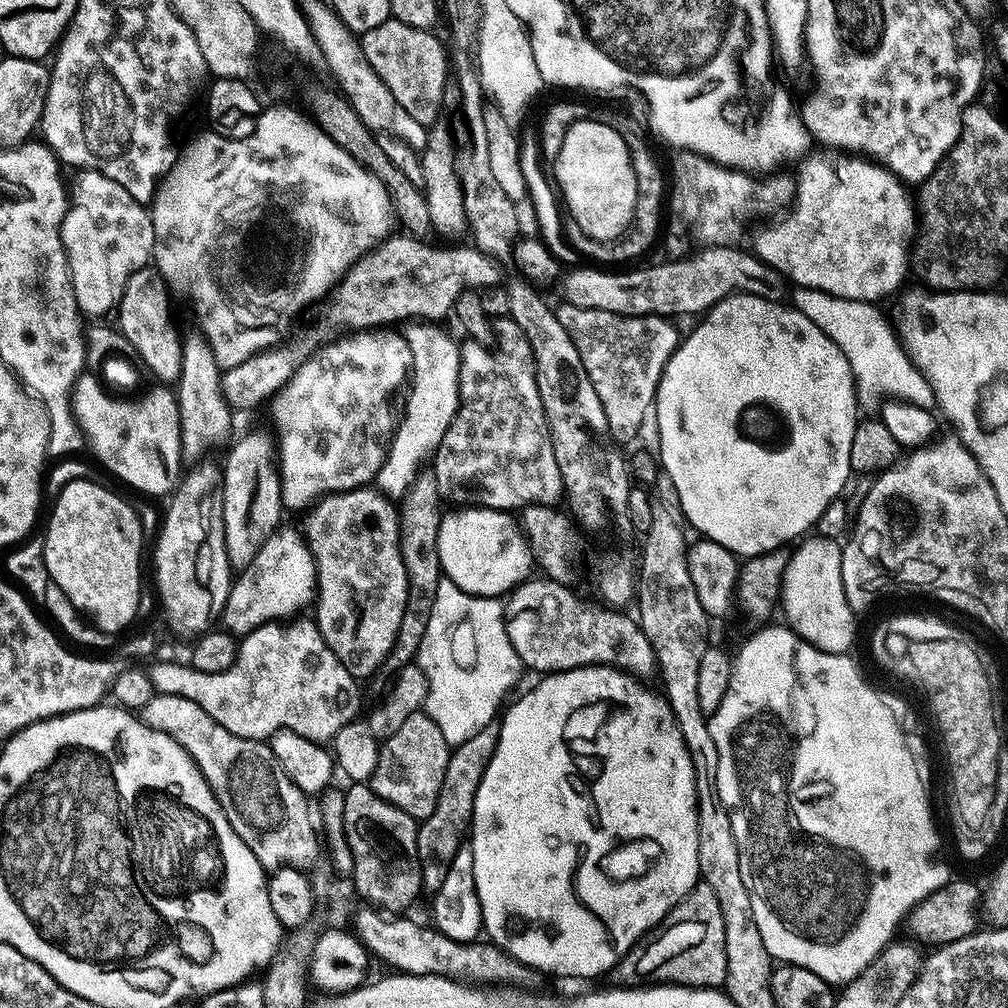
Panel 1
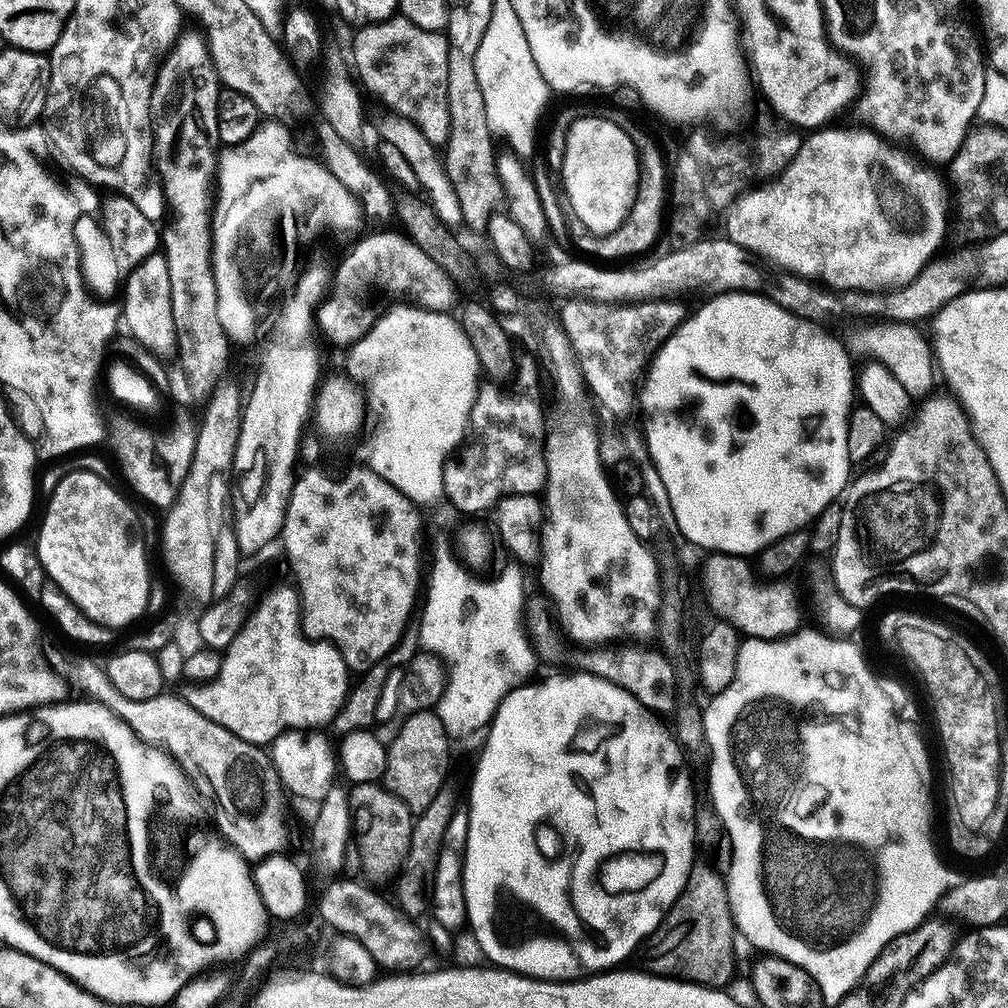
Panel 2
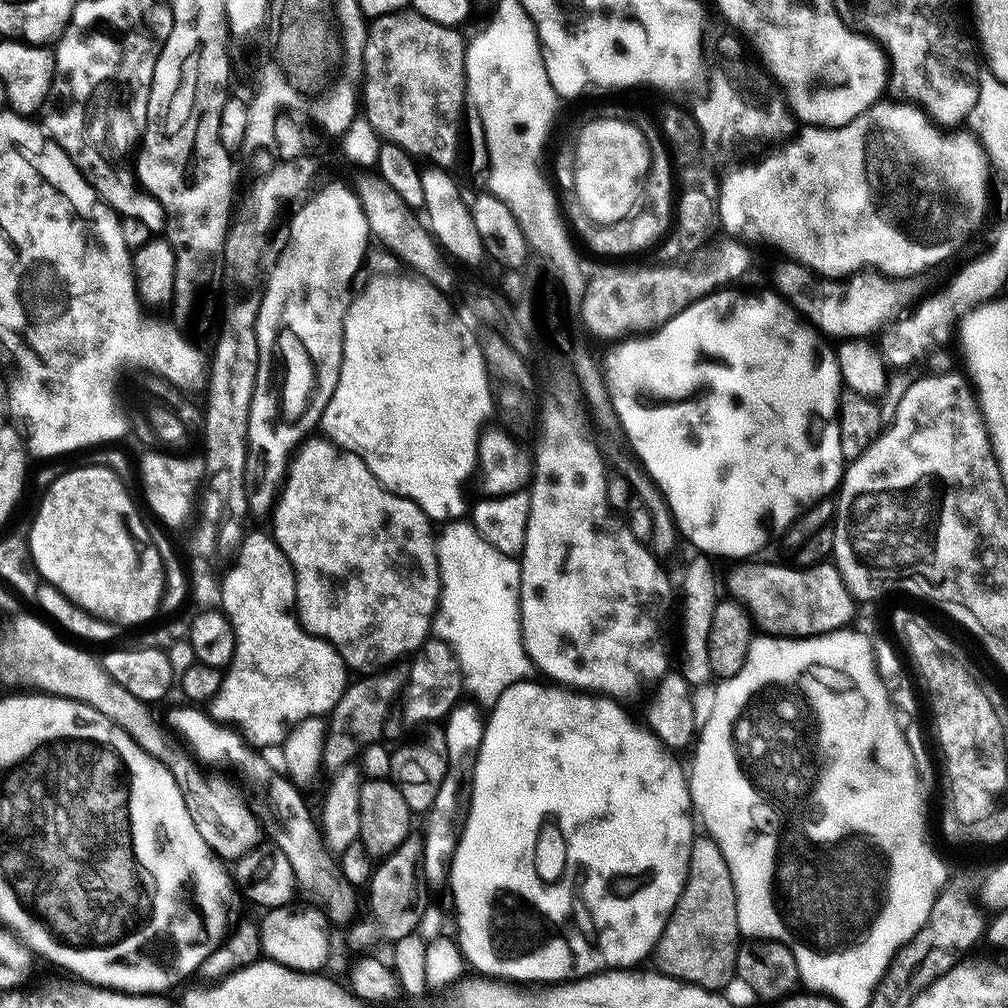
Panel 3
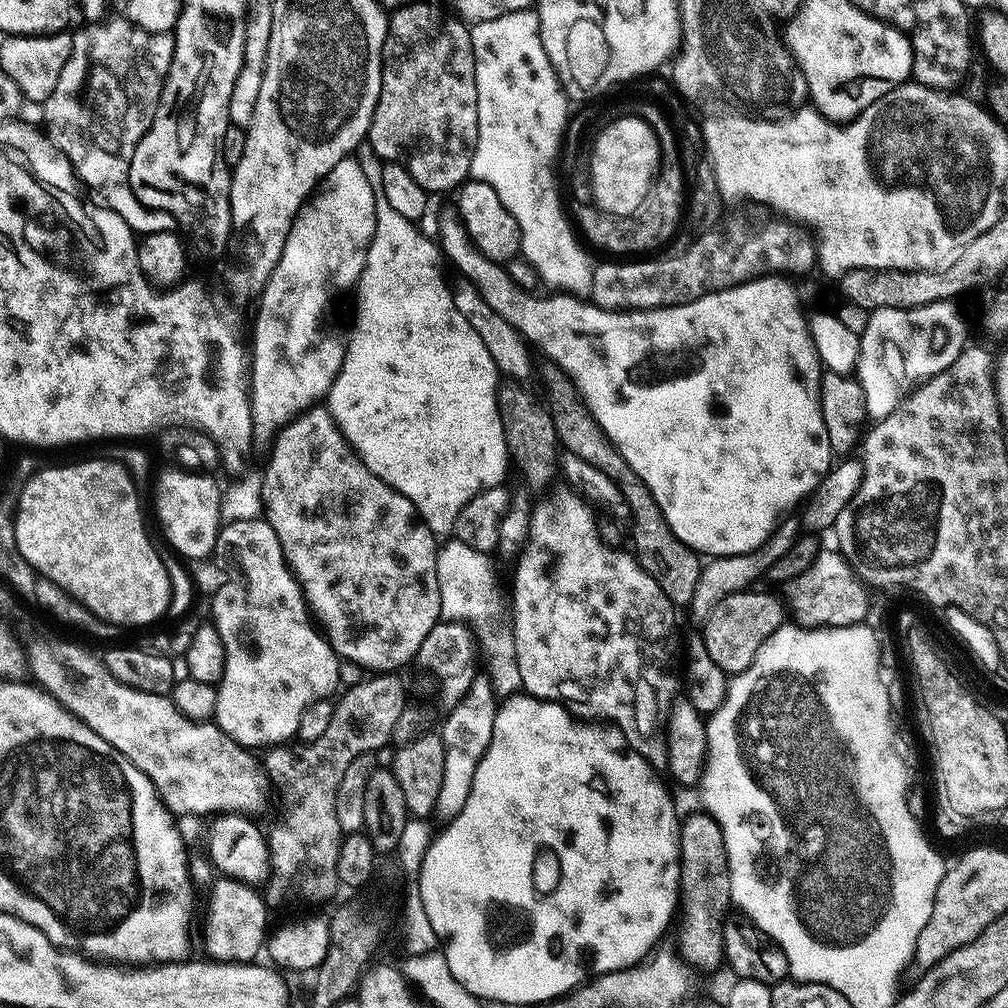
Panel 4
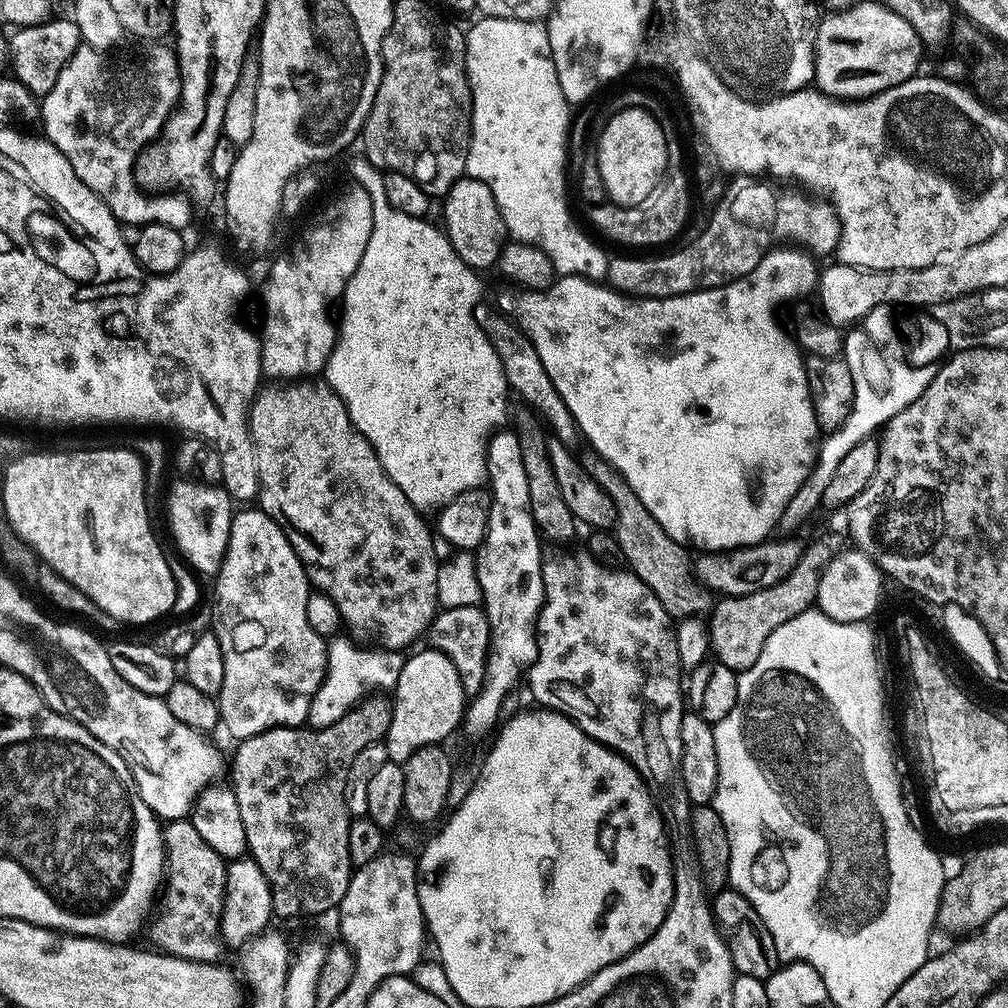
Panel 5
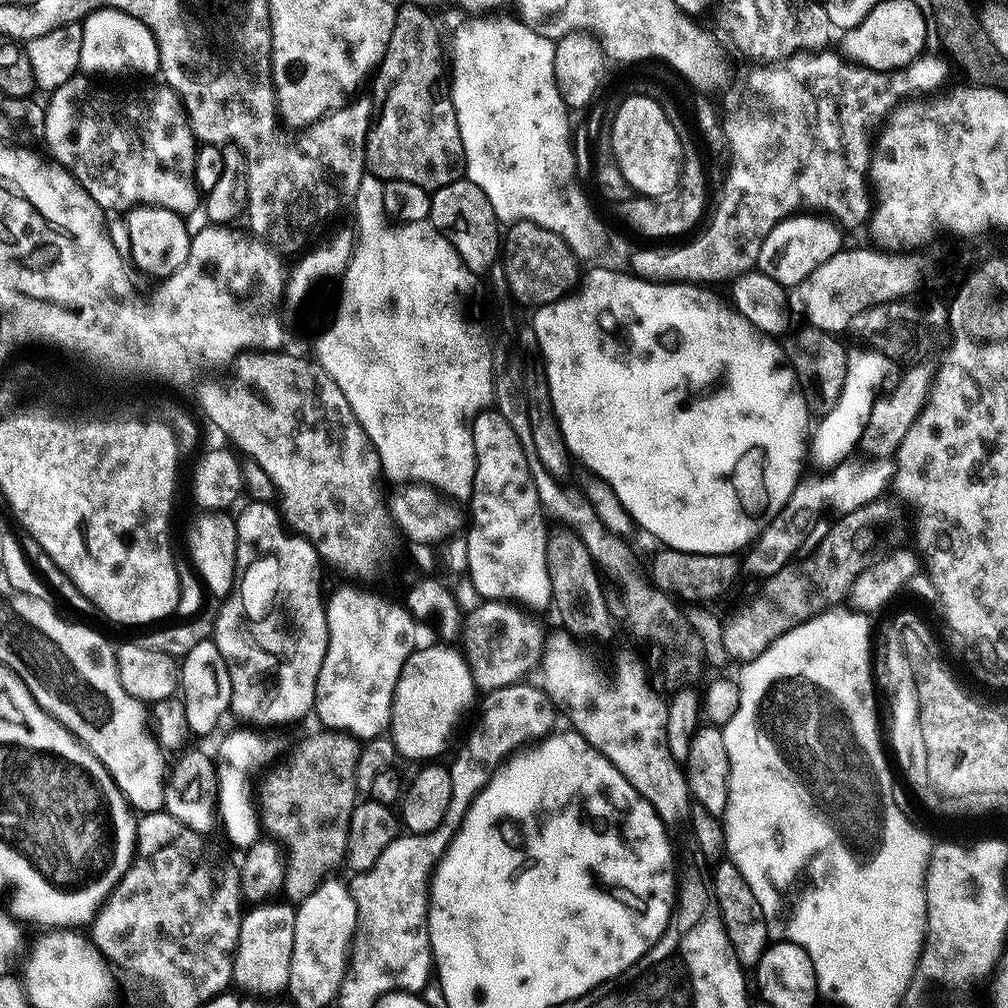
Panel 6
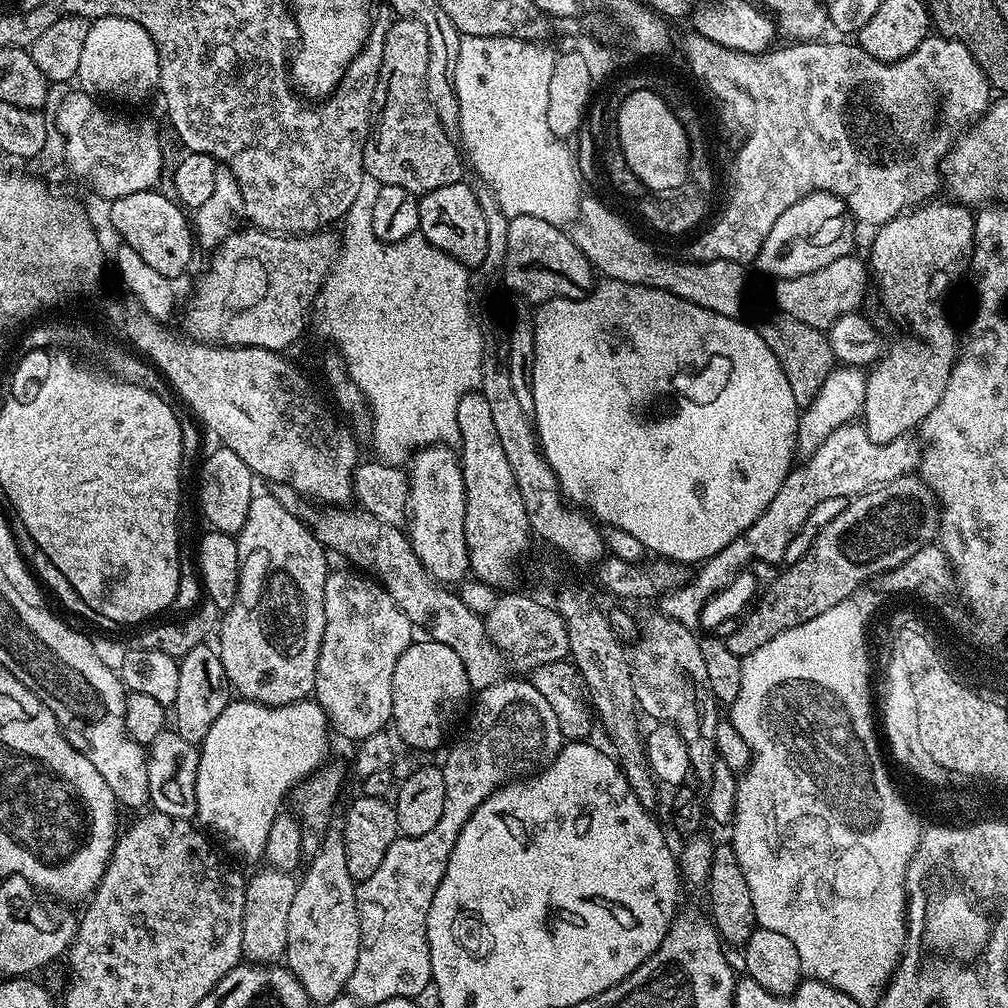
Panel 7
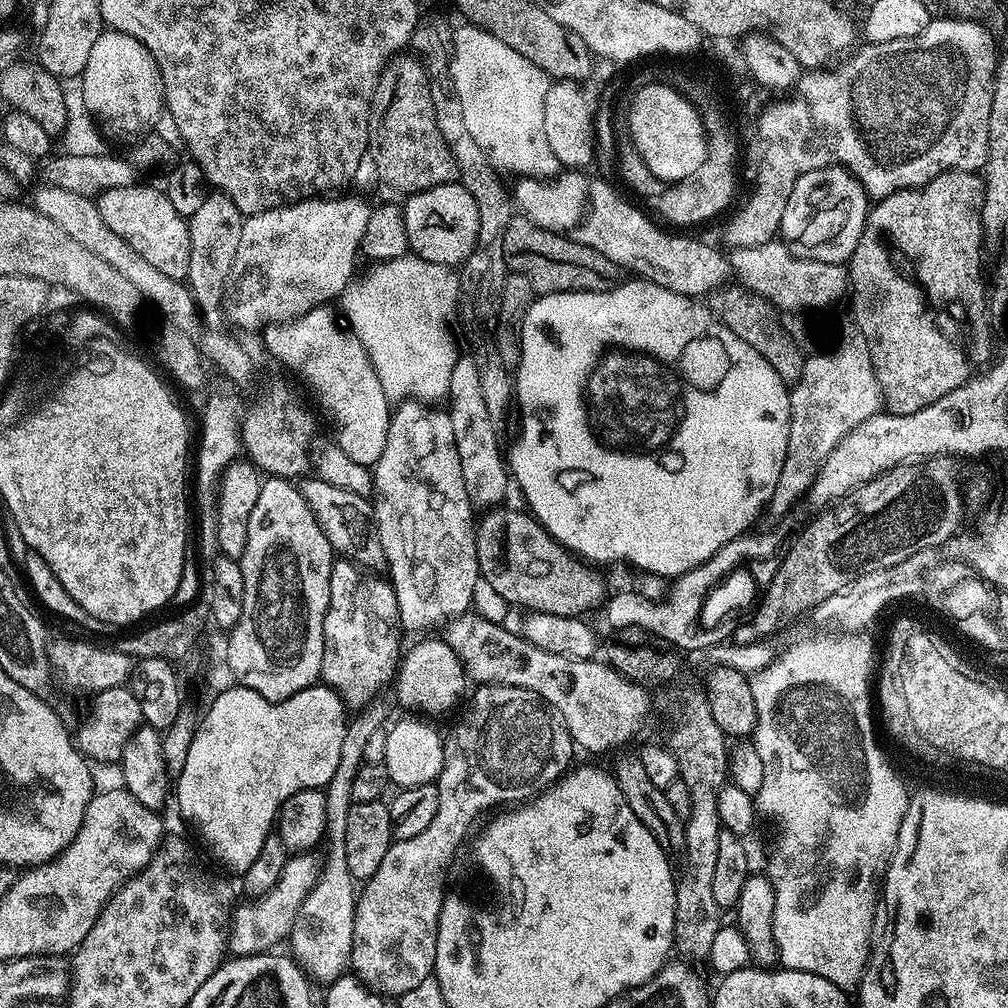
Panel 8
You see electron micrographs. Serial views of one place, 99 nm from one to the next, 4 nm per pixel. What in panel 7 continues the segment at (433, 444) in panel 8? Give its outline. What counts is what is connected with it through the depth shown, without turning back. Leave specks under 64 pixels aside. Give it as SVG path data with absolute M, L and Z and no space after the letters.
M429 446L419 449L407 461L406 473L406 508L410 513L406 535L414 554L433 580L444 586L459 585L470 572L466 546L466 490L462 461L451 447Z

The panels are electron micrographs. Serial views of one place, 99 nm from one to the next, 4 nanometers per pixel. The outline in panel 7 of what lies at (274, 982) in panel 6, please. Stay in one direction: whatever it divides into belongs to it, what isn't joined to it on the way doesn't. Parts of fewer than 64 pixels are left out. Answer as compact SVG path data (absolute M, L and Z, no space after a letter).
M264 866L261 872L247 877L244 886L244 917L242 918L242 946L244 956L257 964L271 965L288 951L288 919L290 902L294 902L297 877L291 871L276 866Z

